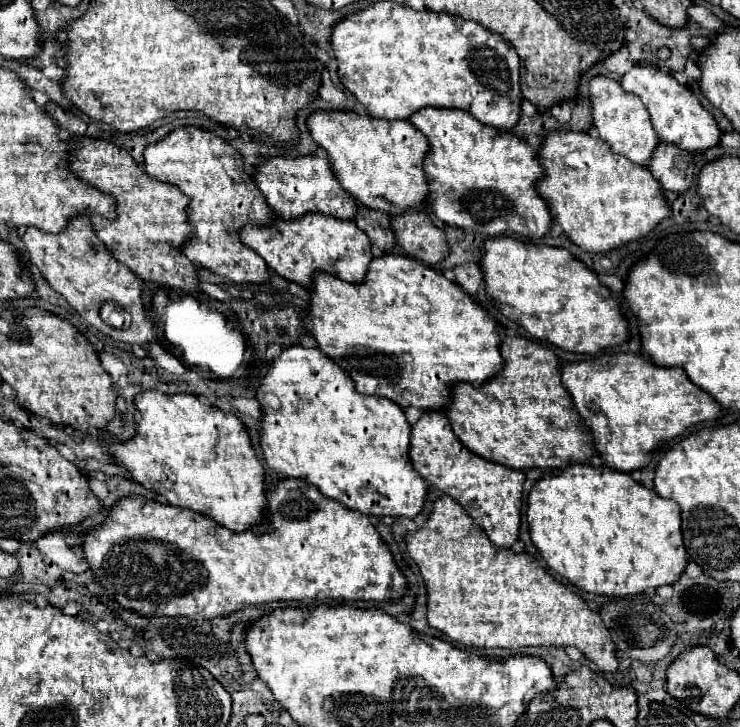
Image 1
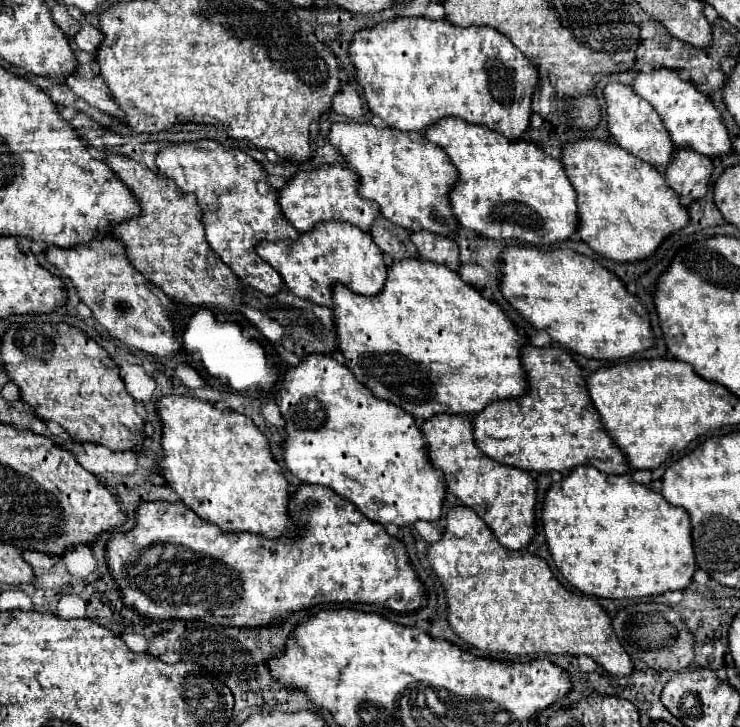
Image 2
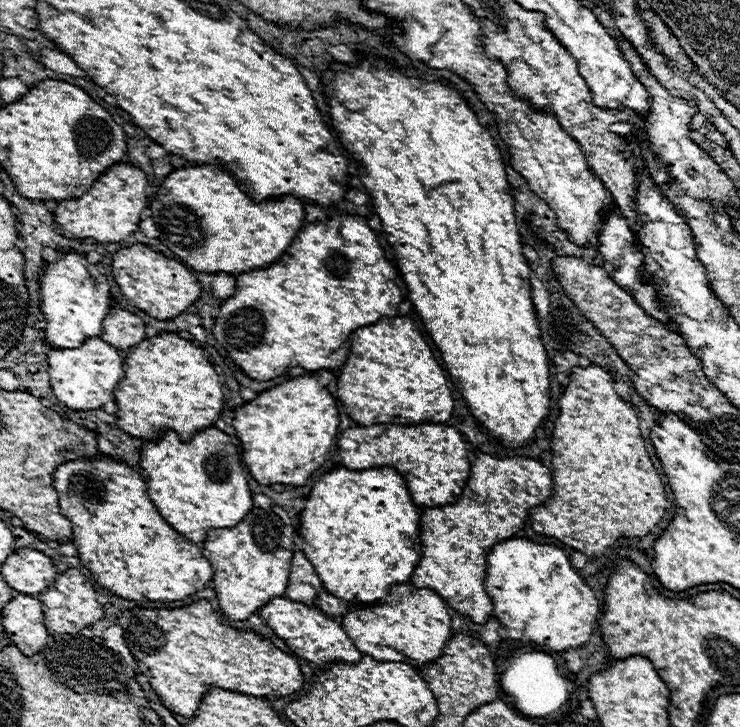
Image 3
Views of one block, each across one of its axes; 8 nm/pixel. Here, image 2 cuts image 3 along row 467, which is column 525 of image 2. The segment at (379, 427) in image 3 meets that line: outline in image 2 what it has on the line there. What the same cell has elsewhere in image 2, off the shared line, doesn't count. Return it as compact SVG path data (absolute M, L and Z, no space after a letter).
M524 346L520 350L520 362L524 368L524 378L528 382L528 388L522 396L506 398L506 400L494 400L484 410L472 416L472 428L474 428L474 440L476 446L492 460L522 468L522 470L534 470L534 472L570 472L576 466L596 466L606 474L624 474L630 470L624 454L614 446L614 442L608 438L606 432L602 432L600 416L594 410L594 404L584 390L584 376L578 364L572 360L570 352L566 352L560 346L546 346L546 348L534 348Z

